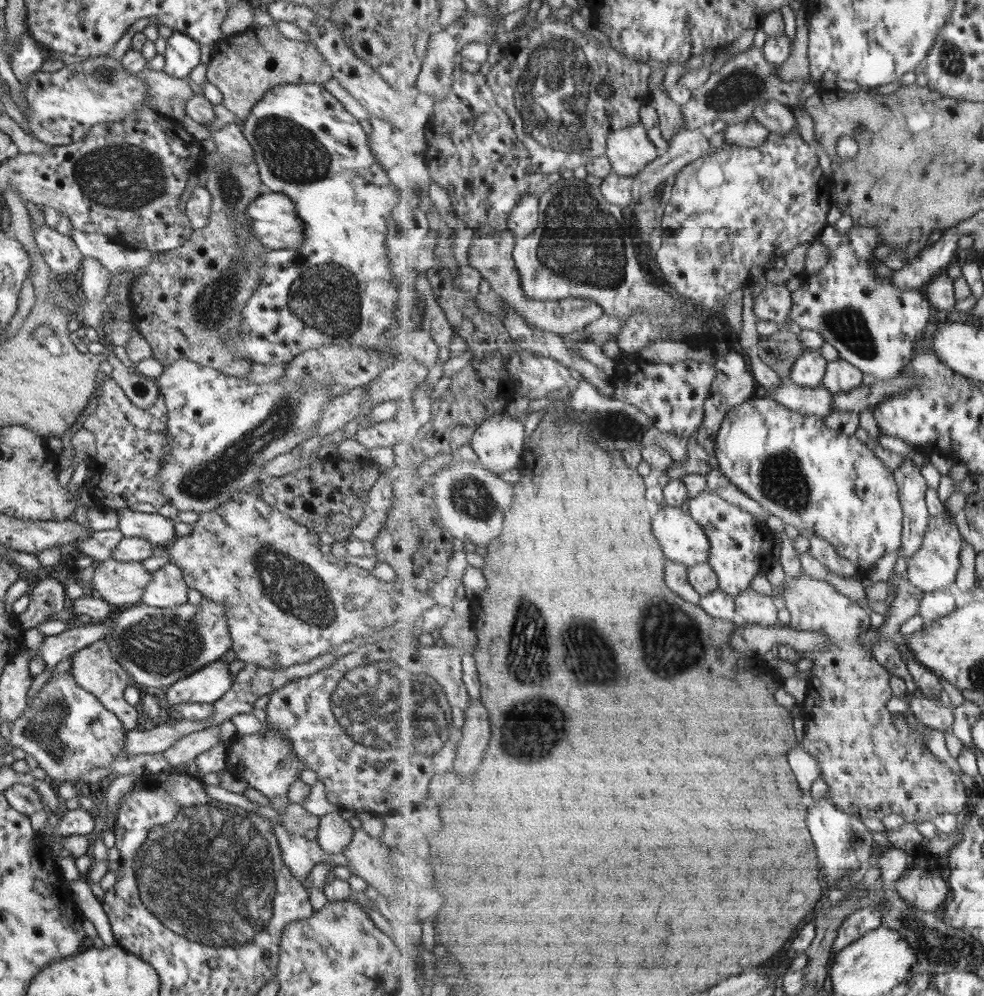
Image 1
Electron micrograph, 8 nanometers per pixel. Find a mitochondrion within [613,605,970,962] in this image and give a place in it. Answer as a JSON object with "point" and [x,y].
{"point":[856,841]}

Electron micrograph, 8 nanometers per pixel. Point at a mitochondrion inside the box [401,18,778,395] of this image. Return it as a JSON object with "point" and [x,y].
{"point":[581,243]}

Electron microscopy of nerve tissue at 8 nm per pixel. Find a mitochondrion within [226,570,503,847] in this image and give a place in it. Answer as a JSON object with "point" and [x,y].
{"point":[372,700]}

